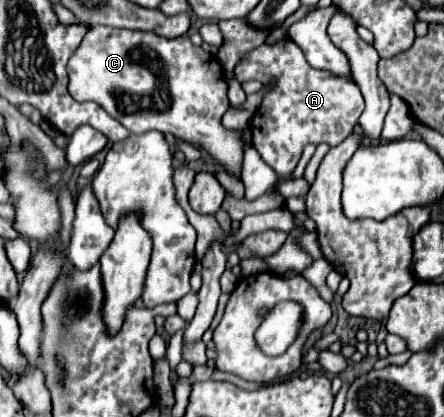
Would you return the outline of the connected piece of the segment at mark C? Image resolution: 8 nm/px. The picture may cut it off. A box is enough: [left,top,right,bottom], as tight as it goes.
[67,25,243,179]

